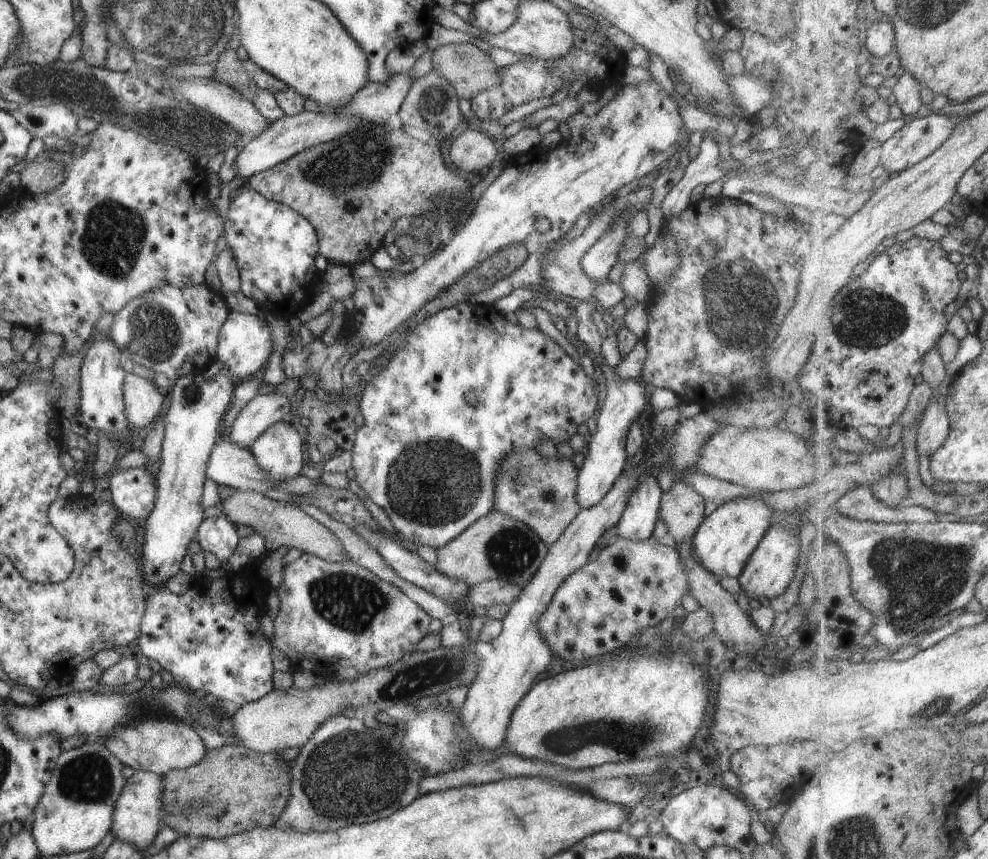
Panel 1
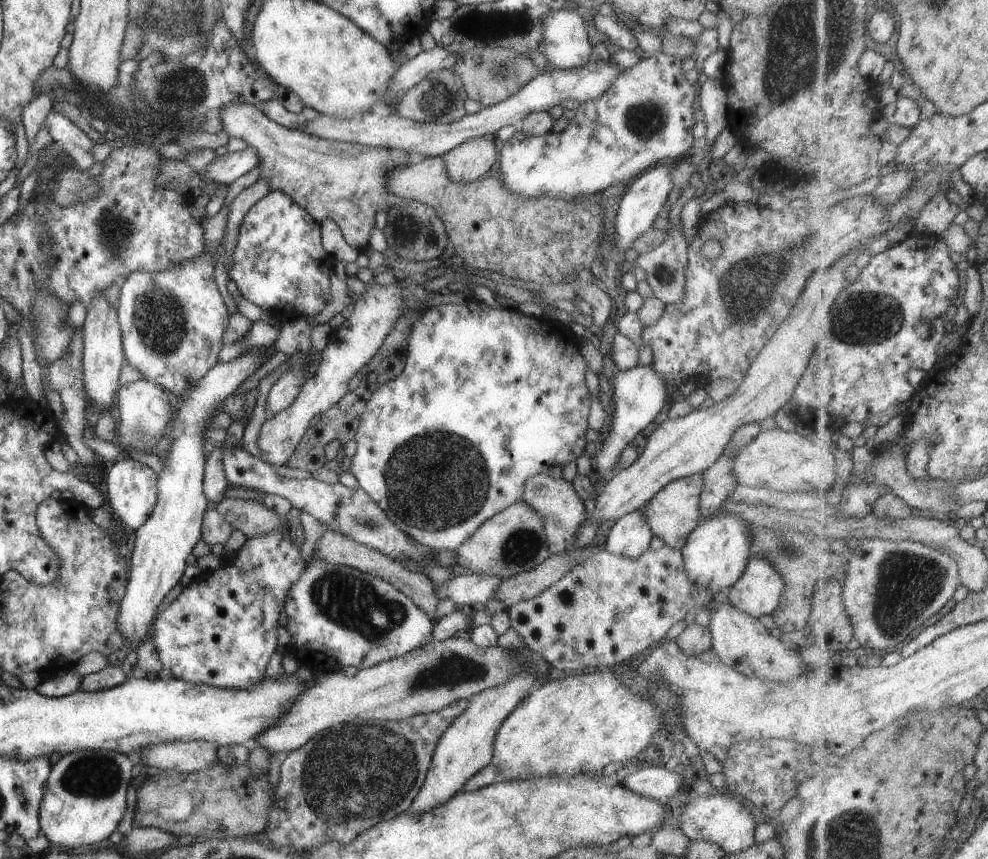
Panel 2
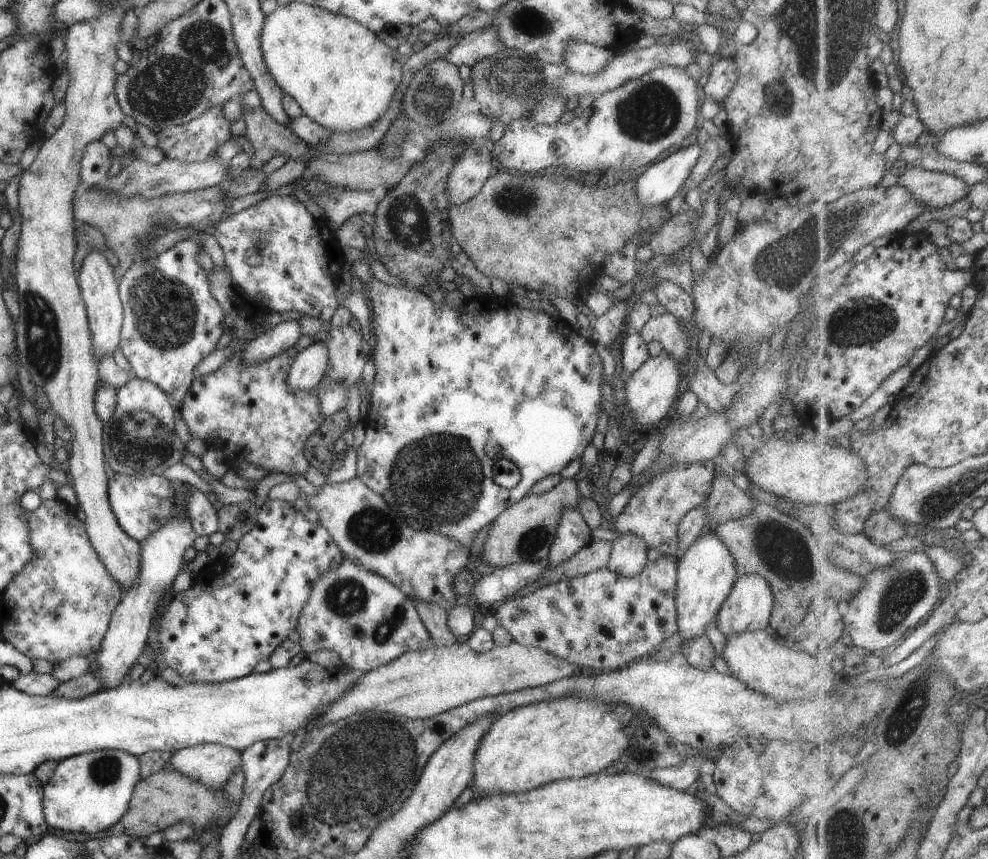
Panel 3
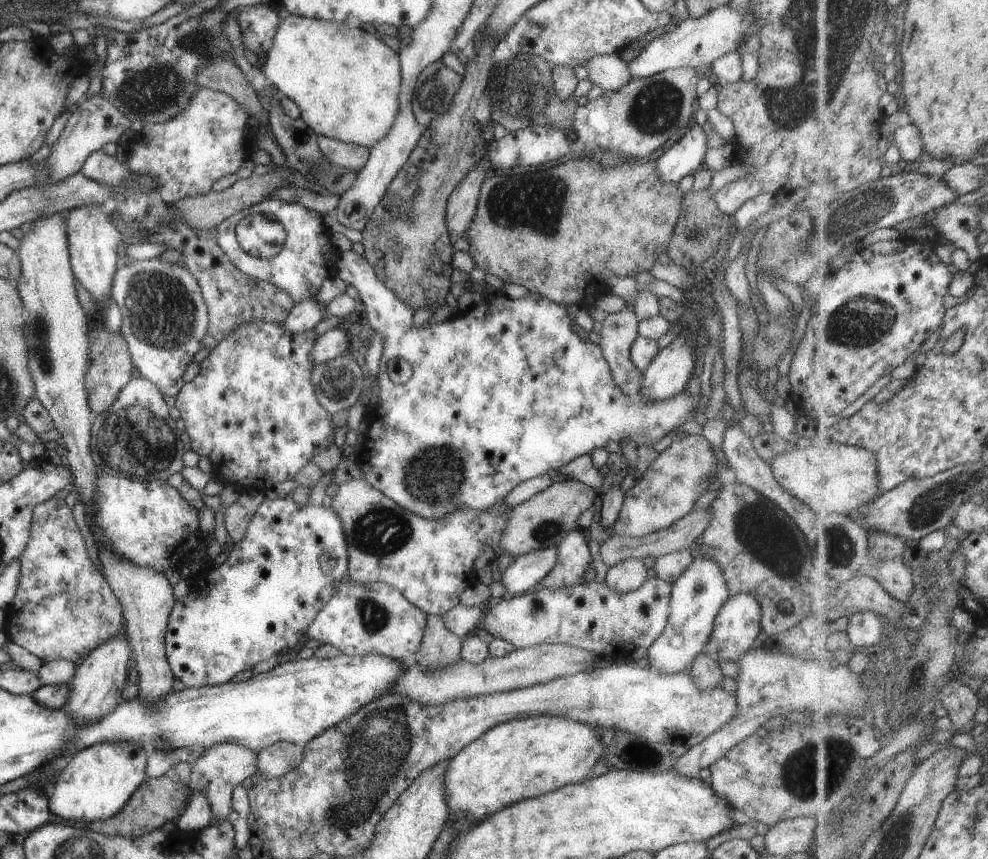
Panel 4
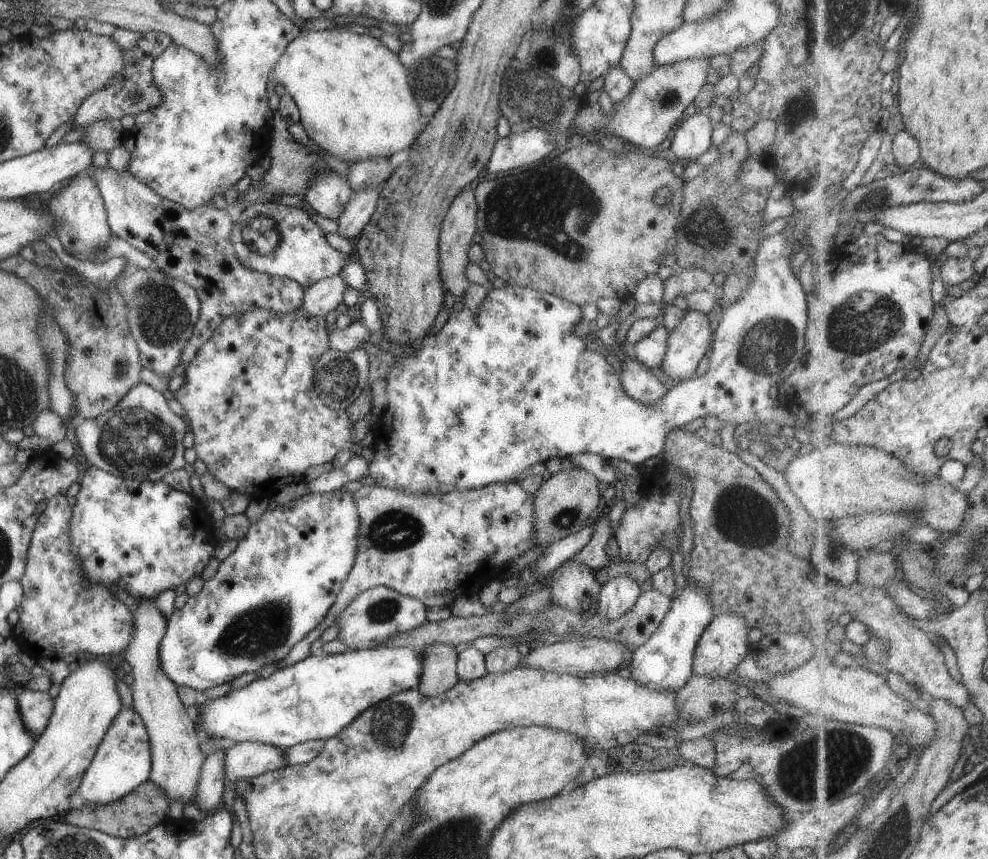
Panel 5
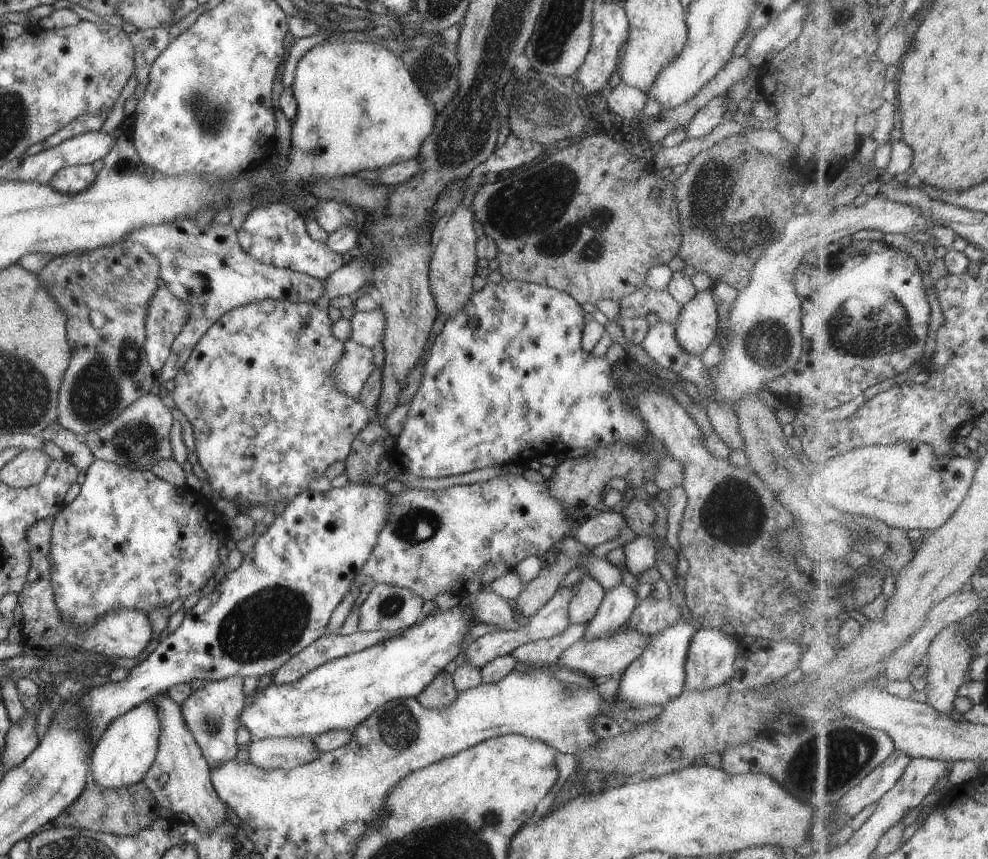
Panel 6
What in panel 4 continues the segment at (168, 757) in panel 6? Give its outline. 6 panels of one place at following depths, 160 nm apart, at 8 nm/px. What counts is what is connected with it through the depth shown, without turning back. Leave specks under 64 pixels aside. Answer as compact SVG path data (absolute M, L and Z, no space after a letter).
M98 541L96 545L103 575L122 608L122 633L130 646L130 656L133 657L138 672L136 696L145 703L156 703L163 695L172 691L171 682L174 679L164 651L168 614L176 600L173 587L161 573L119 559Z

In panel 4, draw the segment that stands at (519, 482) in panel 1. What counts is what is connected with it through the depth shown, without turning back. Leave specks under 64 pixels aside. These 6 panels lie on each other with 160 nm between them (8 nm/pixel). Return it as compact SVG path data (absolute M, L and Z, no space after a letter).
M579 530L568 532L556 547L558 553L556 554L554 567L540 580L540 588L557 590L583 583L581 577L591 566L591 554L587 549L587 542L582 538Z

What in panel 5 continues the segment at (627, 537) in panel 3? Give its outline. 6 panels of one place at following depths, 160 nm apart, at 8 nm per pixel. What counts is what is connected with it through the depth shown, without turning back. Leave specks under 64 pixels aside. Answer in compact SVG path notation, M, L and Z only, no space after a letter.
M627 575L610 578L600 585L595 600L598 608L596 612L605 621L612 621L626 613L637 600L641 590L640 584Z

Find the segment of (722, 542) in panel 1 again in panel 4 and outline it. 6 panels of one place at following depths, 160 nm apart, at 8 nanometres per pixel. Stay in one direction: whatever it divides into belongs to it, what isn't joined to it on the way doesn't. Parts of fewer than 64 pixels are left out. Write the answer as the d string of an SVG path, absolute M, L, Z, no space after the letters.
M703 556L692 563L672 582L668 615L661 634L646 648L649 669L664 675L689 671L694 658L703 650L719 607L729 598L725 577L715 561Z

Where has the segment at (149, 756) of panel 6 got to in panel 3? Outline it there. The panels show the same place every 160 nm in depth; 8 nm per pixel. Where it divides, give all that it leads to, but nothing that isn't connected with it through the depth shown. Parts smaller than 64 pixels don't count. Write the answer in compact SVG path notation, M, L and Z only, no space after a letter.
M115 749L87 751L55 763L52 775L42 786L42 813L49 830L68 837L81 838L106 833L107 829L125 814L134 786L141 779L138 757Z

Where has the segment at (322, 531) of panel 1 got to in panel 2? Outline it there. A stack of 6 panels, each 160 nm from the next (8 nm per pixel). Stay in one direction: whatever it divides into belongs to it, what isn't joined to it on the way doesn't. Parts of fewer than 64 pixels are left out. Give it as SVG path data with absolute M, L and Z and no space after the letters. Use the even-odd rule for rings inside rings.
M223 497L216 502L215 510L233 530L239 530L247 539L283 527L289 530L285 516L278 516L260 502L251 499ZM325 529L321 538L315 543L313 557L332 565L351 567L365 574L383 579L385 582L393 585L399 592L402 592L407 598L410 598L411 602L418 609L421 609L429 616L432 624L437 622L437 618L435 619L433 617L439 598L434 591L434 584L423 573L415 573L407 570L398 562L392 561L387 555L381 554L381 552L373 550L368 546L356 543L350 538L344 537L342 534L329 529Z

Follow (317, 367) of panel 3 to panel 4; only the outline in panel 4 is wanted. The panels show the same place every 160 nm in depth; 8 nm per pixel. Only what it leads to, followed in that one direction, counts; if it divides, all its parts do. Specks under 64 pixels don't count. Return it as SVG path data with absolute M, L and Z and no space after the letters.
M343 322L317 336L310 352L312 366L339 356L348 346L348 336Z

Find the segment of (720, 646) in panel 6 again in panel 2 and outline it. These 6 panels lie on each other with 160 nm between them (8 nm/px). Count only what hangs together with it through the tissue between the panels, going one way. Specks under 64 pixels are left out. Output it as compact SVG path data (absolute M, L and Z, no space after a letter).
M762 555L751 557L746 562L743 572L739 578L729 587L727 599L743 616L757 619L759 616L771 614L779 604L779 597L786 592L779 573L770 565L770 562Z

